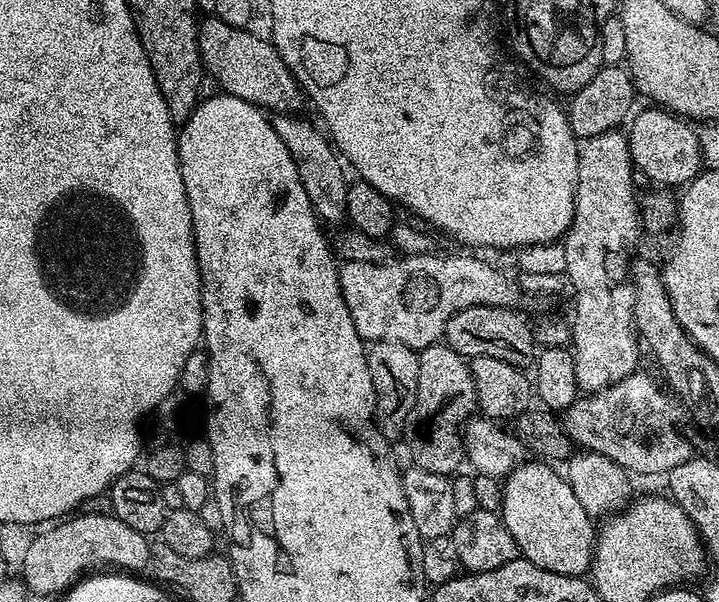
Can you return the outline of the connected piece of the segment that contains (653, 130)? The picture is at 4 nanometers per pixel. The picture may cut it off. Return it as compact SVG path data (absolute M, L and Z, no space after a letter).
M658 106L637 112L629 121L628 129L629 146L633 167L650 180L658 183L655 185L670 186L687 185L693 177L700 174L703 167L701 150L695 129L681 117Z

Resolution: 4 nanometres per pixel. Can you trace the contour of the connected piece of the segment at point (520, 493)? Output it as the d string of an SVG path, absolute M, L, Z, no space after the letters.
M532 463L536 464L517 465L503 477L498 515L506 530L510 530L510 538L514 538L523 559L554 574L583 577L591 569L592 547L596 544L593 517L578 502L567 479L552 469L555 467L551 463Z

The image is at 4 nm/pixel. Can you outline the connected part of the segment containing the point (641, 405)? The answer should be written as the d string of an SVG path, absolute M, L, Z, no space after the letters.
M637 370L609 388L581 395L563 409L566 434L573 445L618 462L629 474L663 477L674 466L692 459L694 449L680 429L685 409L661 388L643 370Z

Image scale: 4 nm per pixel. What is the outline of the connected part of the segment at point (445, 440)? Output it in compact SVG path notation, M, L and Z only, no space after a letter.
M447 342L431 344L418 352L418 394L416 404L408 415L408 427L406 429L406 441L412 451L411 463L417 468L430 470L430 474L442 474L451 477L461 471L460 463L465 463L464 441L462 429L468 423L469 416L477 411L476 391L474 390L474 378L469 361L460 356Z

